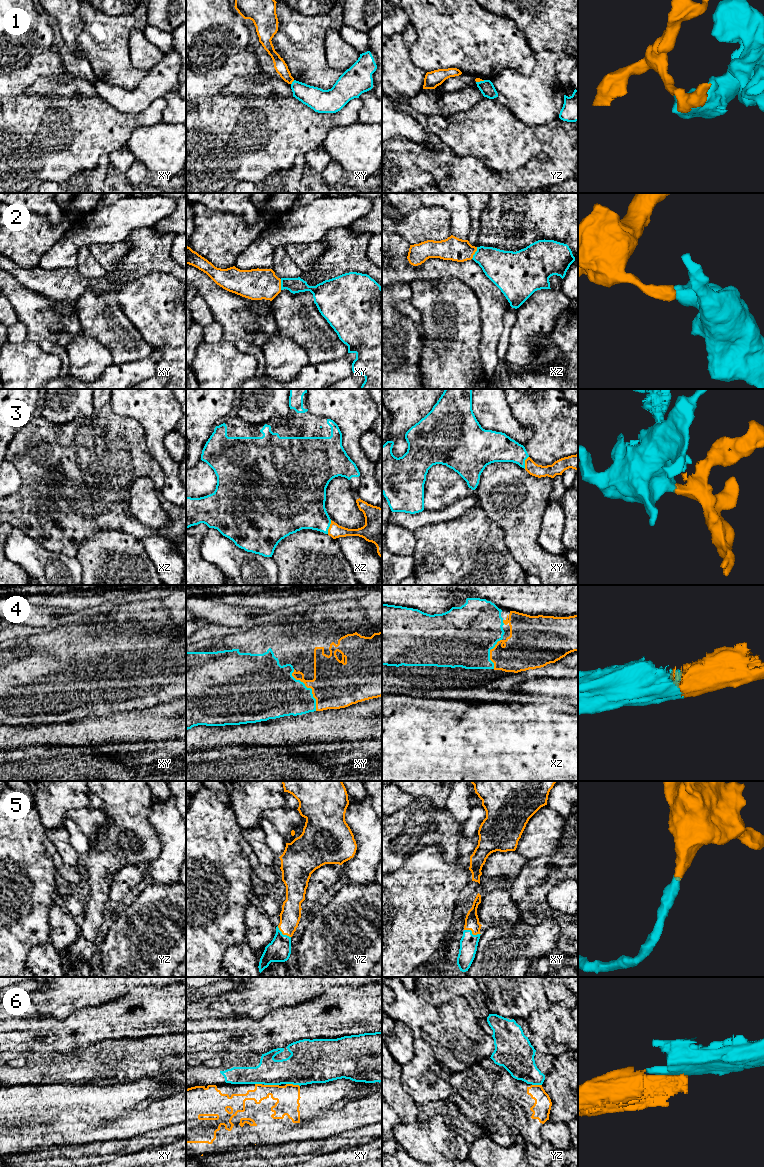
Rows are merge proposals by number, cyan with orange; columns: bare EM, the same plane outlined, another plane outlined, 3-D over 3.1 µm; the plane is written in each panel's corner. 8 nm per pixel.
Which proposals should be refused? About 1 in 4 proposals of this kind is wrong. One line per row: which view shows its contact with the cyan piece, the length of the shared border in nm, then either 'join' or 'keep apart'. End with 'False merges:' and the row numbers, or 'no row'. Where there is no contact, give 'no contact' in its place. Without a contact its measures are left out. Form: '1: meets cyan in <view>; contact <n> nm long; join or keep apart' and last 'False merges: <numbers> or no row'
1: meets cyan in xy; contact 50 nm long; keep apart
2: meets cyan in xz; contact 110 nm long; join
3: meets cyan in xz; contact 120 nm long; join
4: meets cyan in xy; contact 380 nm long; join
5: meets cyan in xy; contact 140 nm long; join
6: meets cyan in xy; contact 120 nm long; keep apart
False merges: 1, 6

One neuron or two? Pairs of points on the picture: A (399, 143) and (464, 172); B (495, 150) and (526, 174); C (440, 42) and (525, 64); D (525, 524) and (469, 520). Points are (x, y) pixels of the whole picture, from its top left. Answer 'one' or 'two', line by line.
A: one
B: two
C: one
D: two

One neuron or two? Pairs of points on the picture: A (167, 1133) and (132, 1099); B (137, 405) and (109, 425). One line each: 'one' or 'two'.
A: two
B: two

